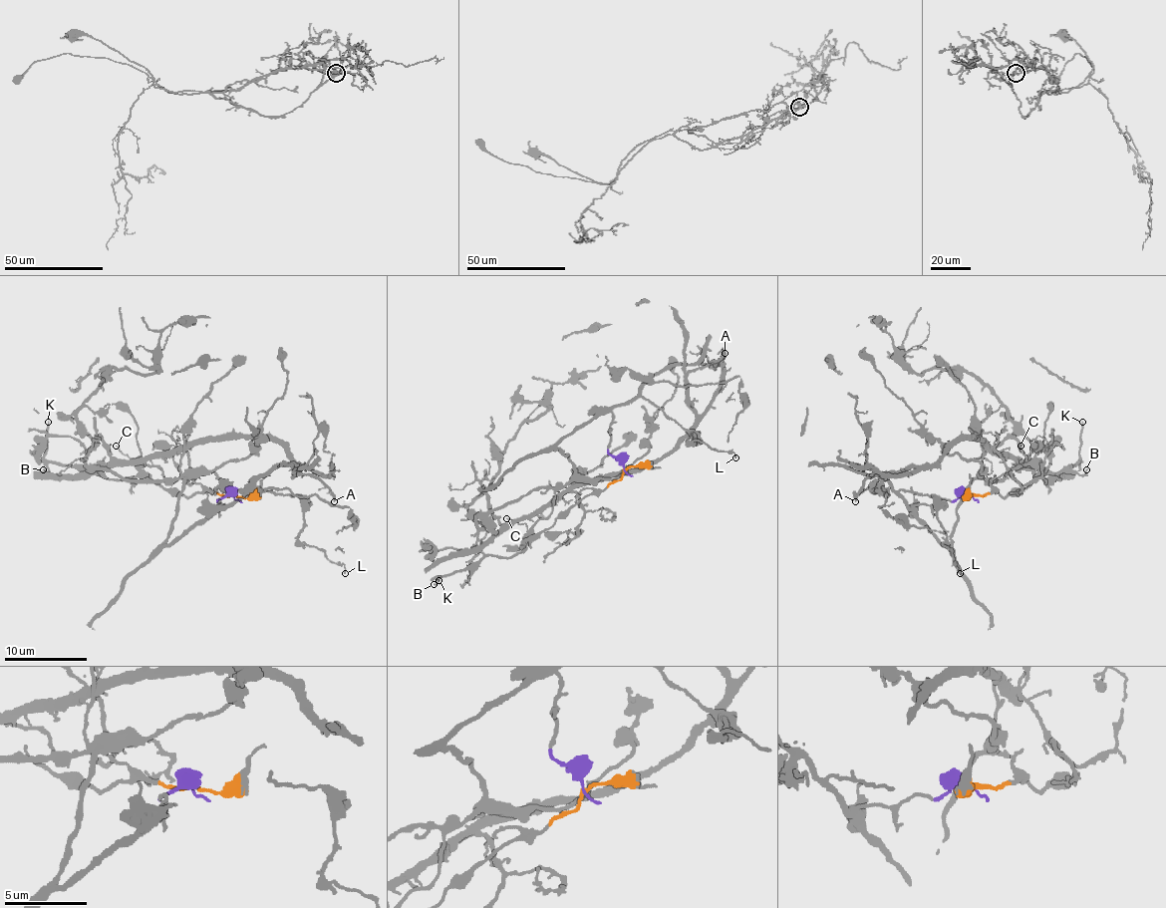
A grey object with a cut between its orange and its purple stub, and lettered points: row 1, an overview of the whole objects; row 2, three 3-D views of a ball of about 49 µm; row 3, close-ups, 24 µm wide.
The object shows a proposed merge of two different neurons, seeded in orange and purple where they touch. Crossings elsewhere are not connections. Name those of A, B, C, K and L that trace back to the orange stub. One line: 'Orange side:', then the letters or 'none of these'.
Orange side: B, C, K

